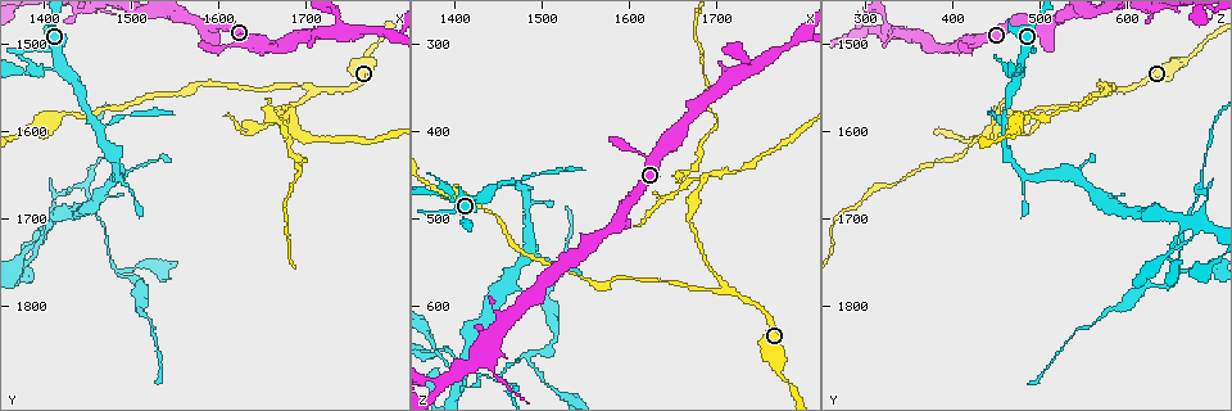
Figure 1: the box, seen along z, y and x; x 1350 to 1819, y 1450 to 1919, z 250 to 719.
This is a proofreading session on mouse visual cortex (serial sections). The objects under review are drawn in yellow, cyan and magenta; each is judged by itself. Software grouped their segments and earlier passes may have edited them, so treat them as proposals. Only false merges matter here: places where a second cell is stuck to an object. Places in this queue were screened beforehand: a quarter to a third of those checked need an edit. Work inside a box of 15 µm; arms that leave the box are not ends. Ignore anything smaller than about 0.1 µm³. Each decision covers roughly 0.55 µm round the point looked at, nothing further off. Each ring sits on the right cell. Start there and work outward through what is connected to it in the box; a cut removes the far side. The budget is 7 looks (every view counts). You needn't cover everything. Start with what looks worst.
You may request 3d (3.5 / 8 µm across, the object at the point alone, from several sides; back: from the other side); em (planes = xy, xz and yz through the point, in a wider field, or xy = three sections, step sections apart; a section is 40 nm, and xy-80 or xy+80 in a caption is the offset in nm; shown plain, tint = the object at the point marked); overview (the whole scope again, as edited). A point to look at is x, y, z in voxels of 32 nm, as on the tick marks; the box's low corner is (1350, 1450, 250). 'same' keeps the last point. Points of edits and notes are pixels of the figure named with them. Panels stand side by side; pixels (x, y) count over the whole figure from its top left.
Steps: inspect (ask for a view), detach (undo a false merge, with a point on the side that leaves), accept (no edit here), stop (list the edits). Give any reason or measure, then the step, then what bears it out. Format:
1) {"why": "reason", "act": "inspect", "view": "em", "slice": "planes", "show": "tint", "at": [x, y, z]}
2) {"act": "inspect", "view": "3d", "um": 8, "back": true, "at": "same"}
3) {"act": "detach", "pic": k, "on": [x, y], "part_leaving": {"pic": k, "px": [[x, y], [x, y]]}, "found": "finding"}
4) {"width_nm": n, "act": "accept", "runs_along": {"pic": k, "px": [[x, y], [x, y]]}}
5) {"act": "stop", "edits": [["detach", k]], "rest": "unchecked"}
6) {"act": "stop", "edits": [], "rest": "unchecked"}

{"why": "three arms meet", "act": "inspect", "view": "3d", "um": 3.5, "at": [1715, 1555, 580]}

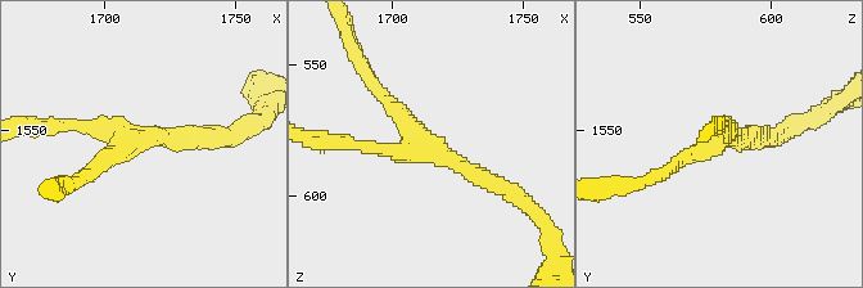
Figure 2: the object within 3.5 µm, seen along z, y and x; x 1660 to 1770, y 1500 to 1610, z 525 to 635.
{"arms": 3, "arm_widths_nm": [150, 150, 250], "act": "inspect", "view": "em", "slice": "xy", "step": 5, "show": "tint", "at": [1712, 1553, 580]}

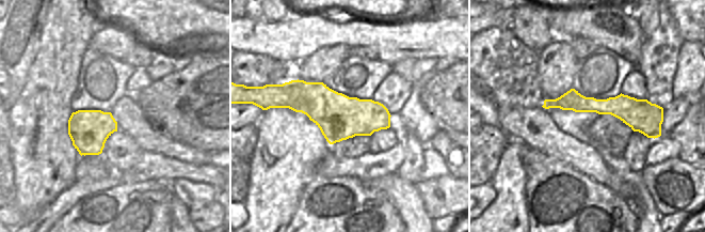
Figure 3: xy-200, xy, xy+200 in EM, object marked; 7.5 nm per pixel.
{"act": "accept", "runs_along": {"pic": 3, "px": [[546, 103], [622, 106], [652, 135]]}, "found": "all the same cell"}

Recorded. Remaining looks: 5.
{"why": "branch point", "act": "inspect", "view": "3d", "um": 3.5, "at": [1420, 1525, 475]}

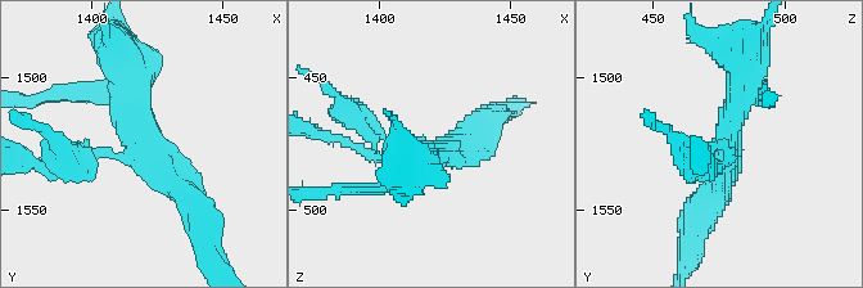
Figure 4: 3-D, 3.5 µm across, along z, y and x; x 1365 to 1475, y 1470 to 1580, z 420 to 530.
{"arm_widths_nm": [150, 300, 400], "act": "accept", "runs_along": {"pic": 4, "px": [[123, 67], [139, 138], [194, 208]]}, "found": "continuous, no second cell"}

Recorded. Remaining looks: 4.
{"act": "inspect", "view": "3d", "um": 8, "at": [1415, 1700, 670]}

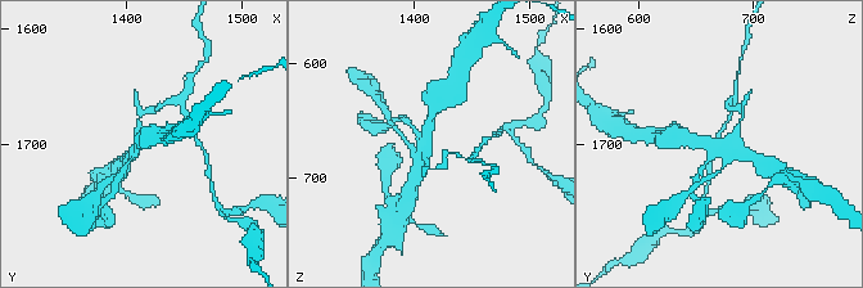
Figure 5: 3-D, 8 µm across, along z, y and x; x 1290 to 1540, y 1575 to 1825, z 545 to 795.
{"why": "closer look", "act": "inspect", "view": "3d", "um": 3.5, "at": [1410, 1702, 670]}

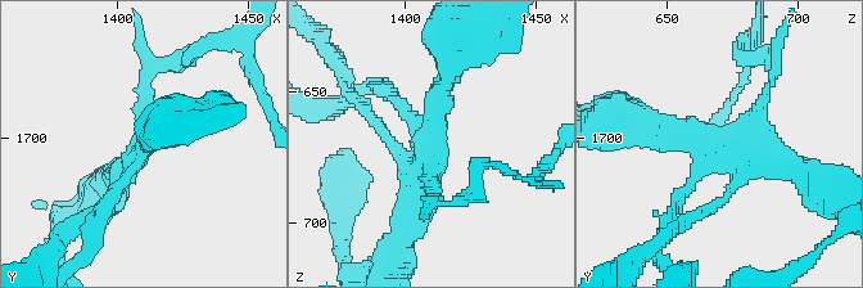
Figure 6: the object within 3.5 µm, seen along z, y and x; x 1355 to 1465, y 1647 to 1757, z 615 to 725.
{"why": "need the tissue", "act": "inspect", "view": "em", "slice": "planes", "show": "tint", "at": [1411, 1702, 670]}

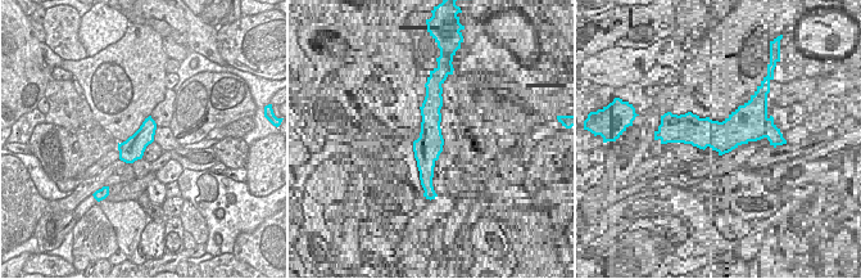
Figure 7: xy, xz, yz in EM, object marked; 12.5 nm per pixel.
{"act": "accept", "runs_along": {"pic": 6, "px": [[641, 134], [730, 145], [773, 79]]}, "found": "continuous, no second cell"}

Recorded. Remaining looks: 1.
{"act": "stop", "edits": [], "rest": "unchecked"}

